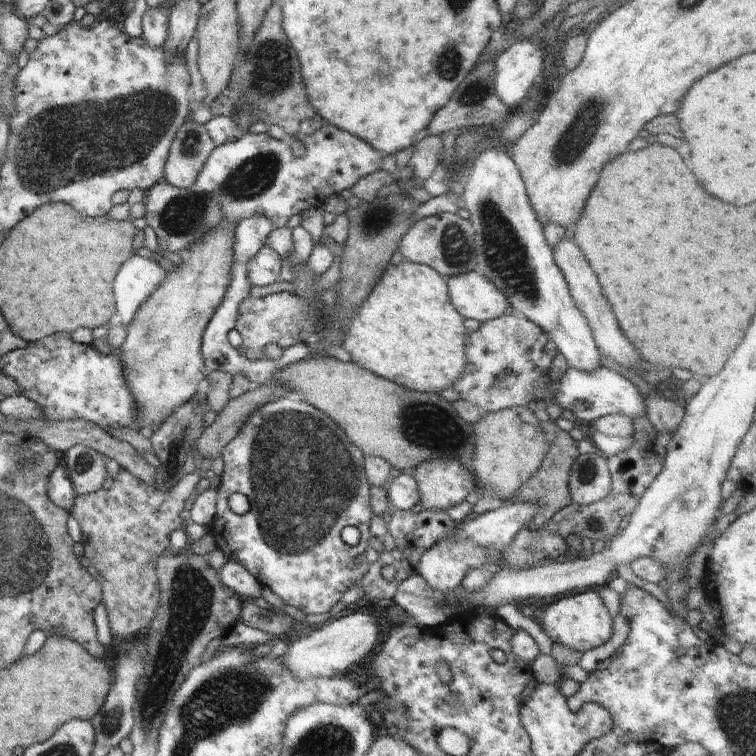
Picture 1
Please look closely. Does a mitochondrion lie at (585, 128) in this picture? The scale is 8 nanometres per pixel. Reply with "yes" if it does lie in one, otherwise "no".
yes

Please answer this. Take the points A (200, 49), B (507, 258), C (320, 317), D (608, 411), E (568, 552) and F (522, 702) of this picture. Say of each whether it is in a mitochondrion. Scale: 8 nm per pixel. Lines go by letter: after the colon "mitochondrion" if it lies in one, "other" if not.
A: other
B: mitochondrion
C: mitochondrion
D: other
E: other
F: other

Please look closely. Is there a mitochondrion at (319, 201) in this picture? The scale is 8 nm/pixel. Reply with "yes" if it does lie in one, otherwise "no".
no

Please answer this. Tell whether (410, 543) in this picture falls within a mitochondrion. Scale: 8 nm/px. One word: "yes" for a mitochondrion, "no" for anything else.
no

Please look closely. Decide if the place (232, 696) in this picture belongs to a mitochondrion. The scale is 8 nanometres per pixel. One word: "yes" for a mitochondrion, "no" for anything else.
yes

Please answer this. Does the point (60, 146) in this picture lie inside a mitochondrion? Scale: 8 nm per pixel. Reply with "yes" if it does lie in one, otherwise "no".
yes

